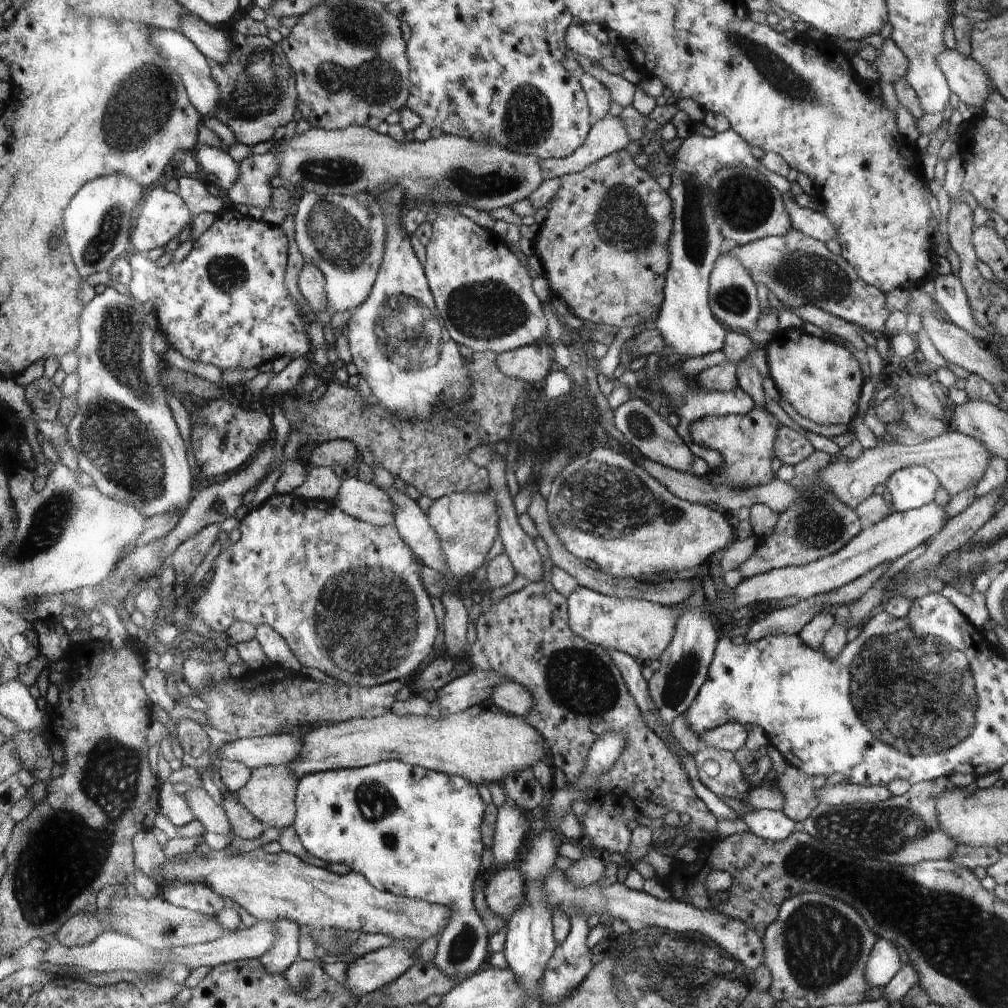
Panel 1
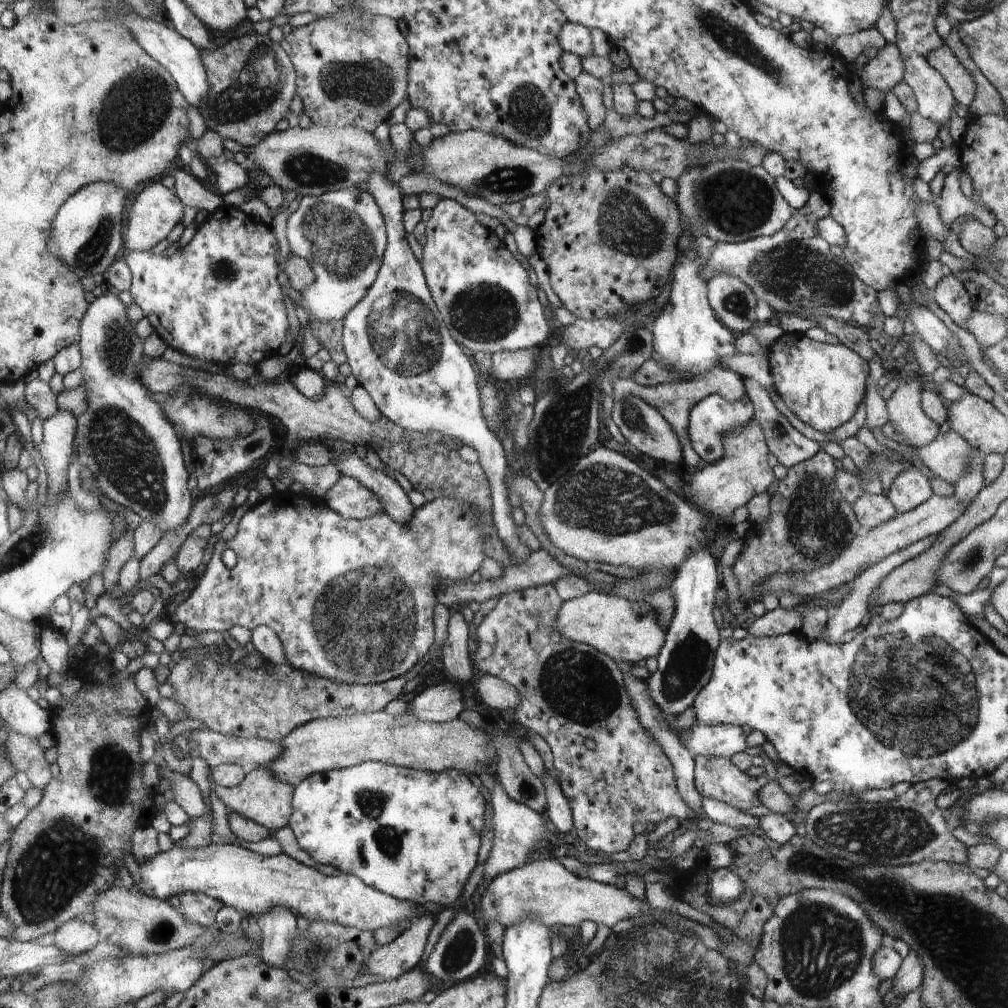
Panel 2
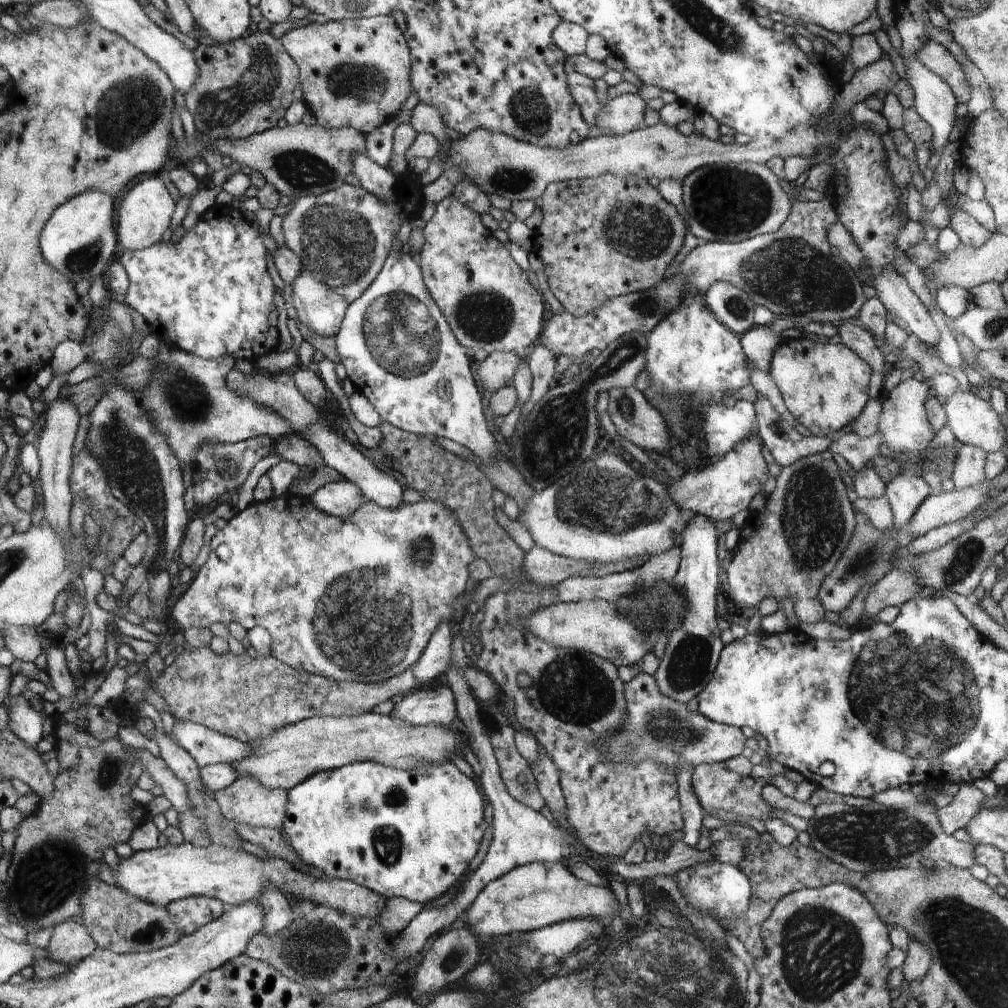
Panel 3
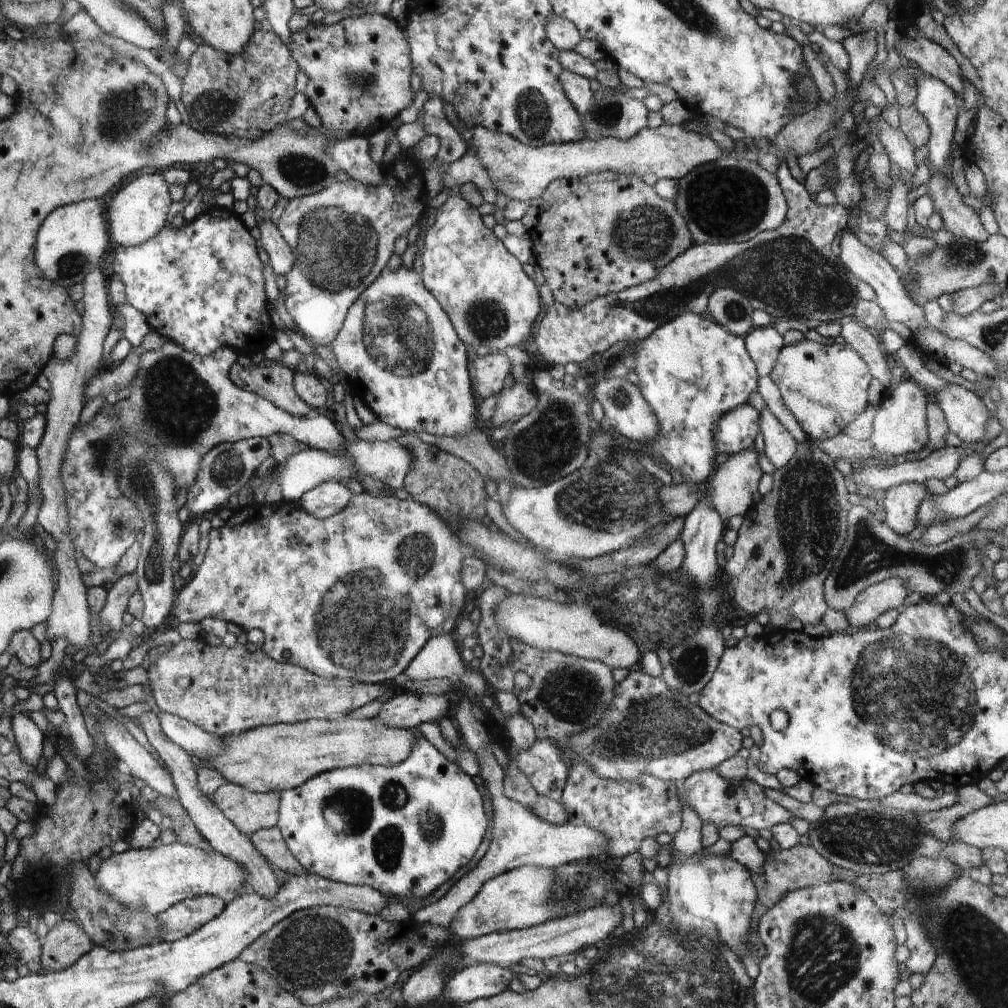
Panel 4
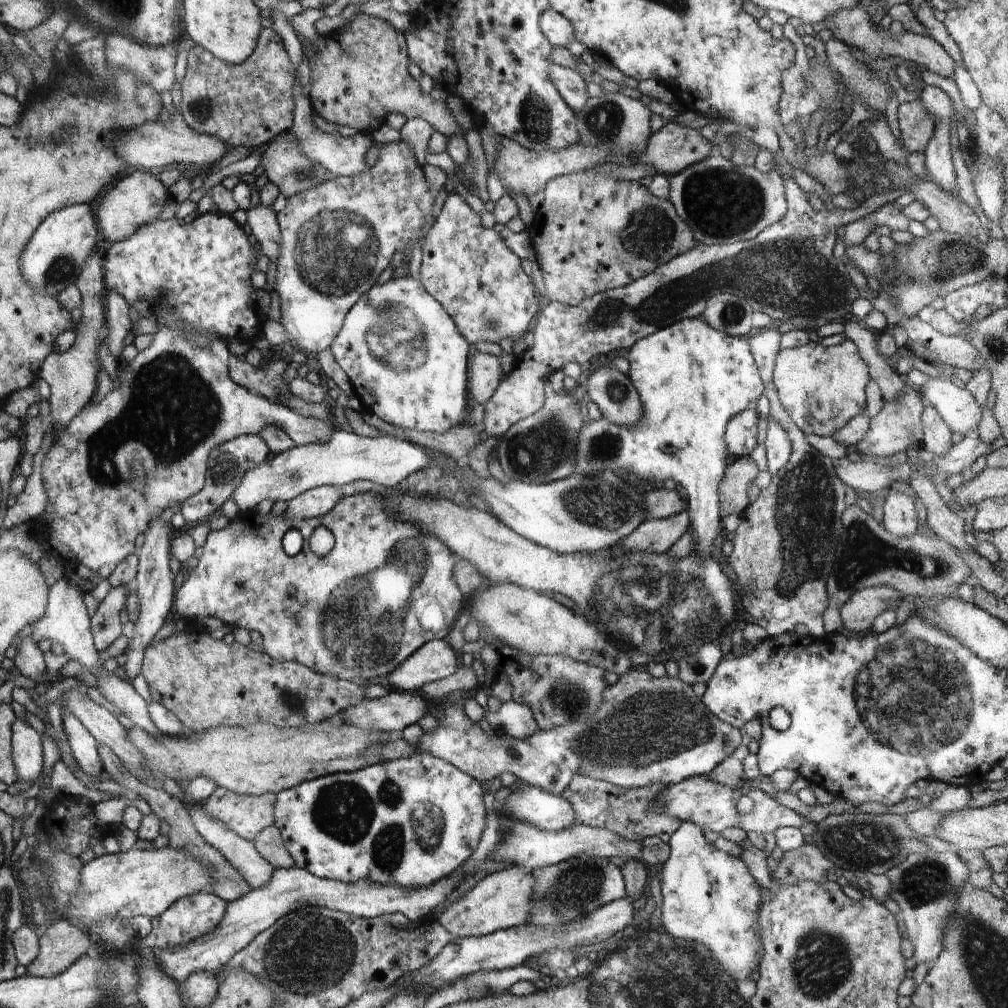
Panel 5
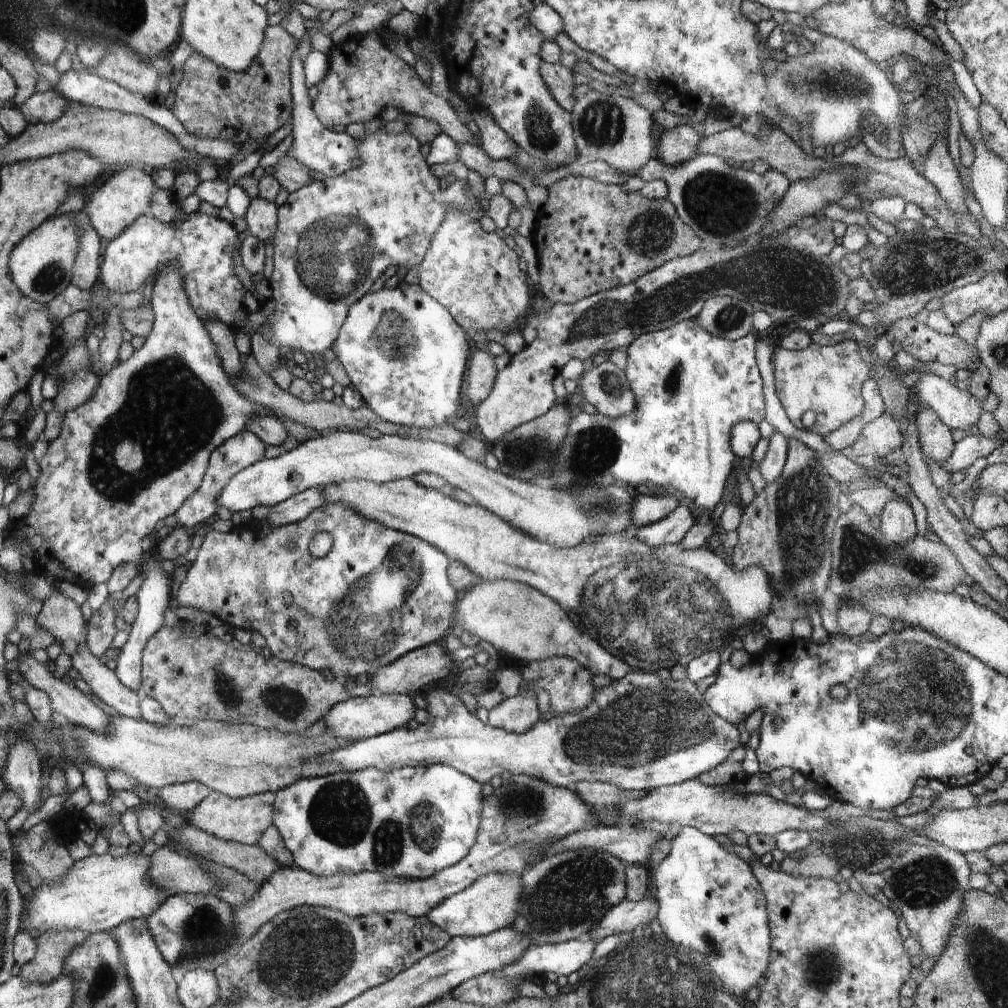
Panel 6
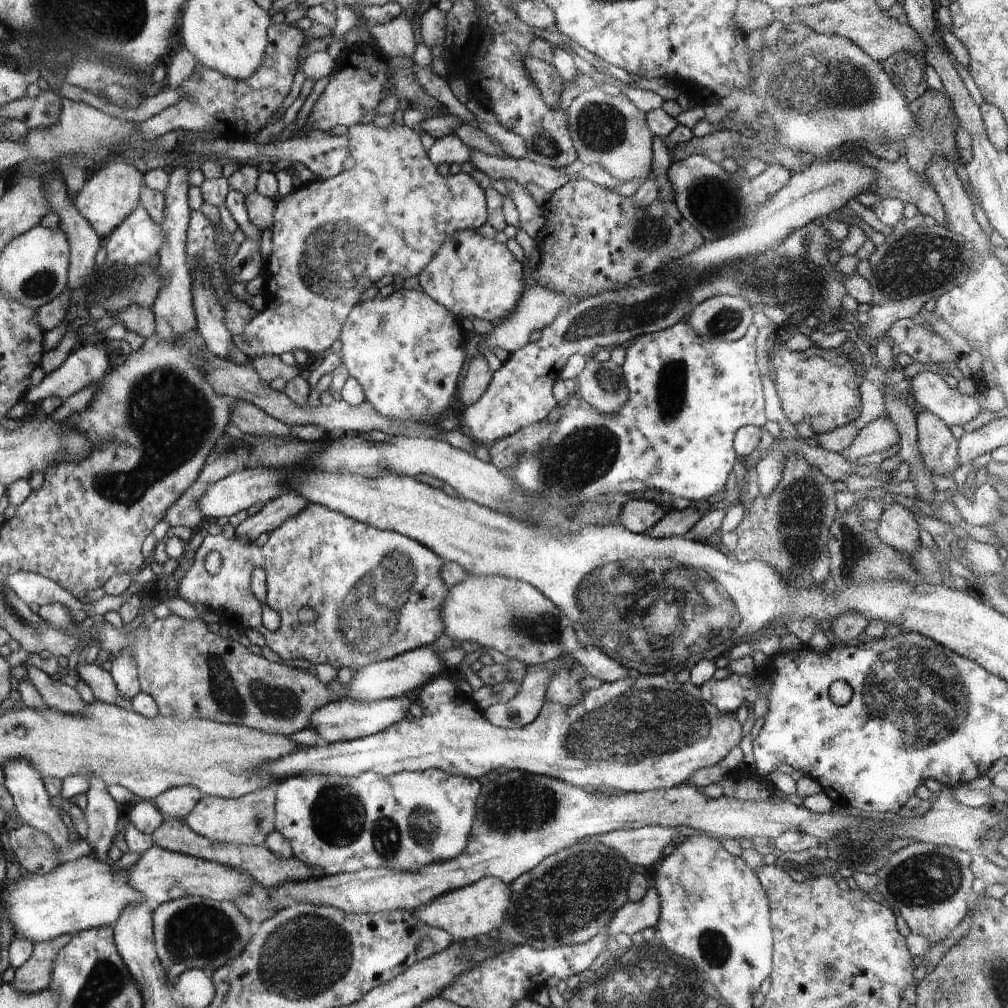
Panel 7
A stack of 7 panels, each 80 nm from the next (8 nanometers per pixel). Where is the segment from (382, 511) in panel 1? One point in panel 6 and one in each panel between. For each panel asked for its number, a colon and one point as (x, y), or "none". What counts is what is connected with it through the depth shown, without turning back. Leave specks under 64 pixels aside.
2: (351, 498)
3: (343, 498)
4: (327, 499)
5: (316, 503)
6: (296, 508)

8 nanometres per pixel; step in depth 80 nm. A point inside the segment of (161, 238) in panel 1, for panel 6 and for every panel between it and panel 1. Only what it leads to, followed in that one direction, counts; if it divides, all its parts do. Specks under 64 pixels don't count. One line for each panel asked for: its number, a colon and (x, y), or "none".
2: (155, 211)
3: (145, 211)
4: (137, 212)
5: (137, 200)
6: (125, 195)

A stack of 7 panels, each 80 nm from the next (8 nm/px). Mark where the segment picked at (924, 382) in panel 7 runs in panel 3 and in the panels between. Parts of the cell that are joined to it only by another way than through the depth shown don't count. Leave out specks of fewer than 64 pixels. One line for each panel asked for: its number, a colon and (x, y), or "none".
3: (973, 421)
4: (966, 414)
5: (959, 409)
6: (958, 409)

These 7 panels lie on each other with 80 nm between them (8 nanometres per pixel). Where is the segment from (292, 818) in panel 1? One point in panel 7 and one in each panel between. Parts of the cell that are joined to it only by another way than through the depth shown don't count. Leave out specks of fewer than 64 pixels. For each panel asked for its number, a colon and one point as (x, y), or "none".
2: (261, 797)
3: (246, 800)
4: (250, 811)
5: (247, 815)
6: (244, 820)
7: (248, 820)

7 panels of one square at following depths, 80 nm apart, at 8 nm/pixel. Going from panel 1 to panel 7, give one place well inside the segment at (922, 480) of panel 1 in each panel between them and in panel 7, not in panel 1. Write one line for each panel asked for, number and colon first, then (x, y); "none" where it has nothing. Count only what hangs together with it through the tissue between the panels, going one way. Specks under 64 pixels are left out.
2: (910, 488)
3: (905, 493)
4: (902, 501)
5: (900, 519)
6: (898, 525)
7: (897, 528)

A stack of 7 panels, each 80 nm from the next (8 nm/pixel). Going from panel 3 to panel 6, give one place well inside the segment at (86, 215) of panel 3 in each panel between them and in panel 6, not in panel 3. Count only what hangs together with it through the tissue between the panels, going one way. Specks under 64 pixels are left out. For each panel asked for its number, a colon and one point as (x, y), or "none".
4: (74, 238)
5: (61, 246)
6: (41, 265)

